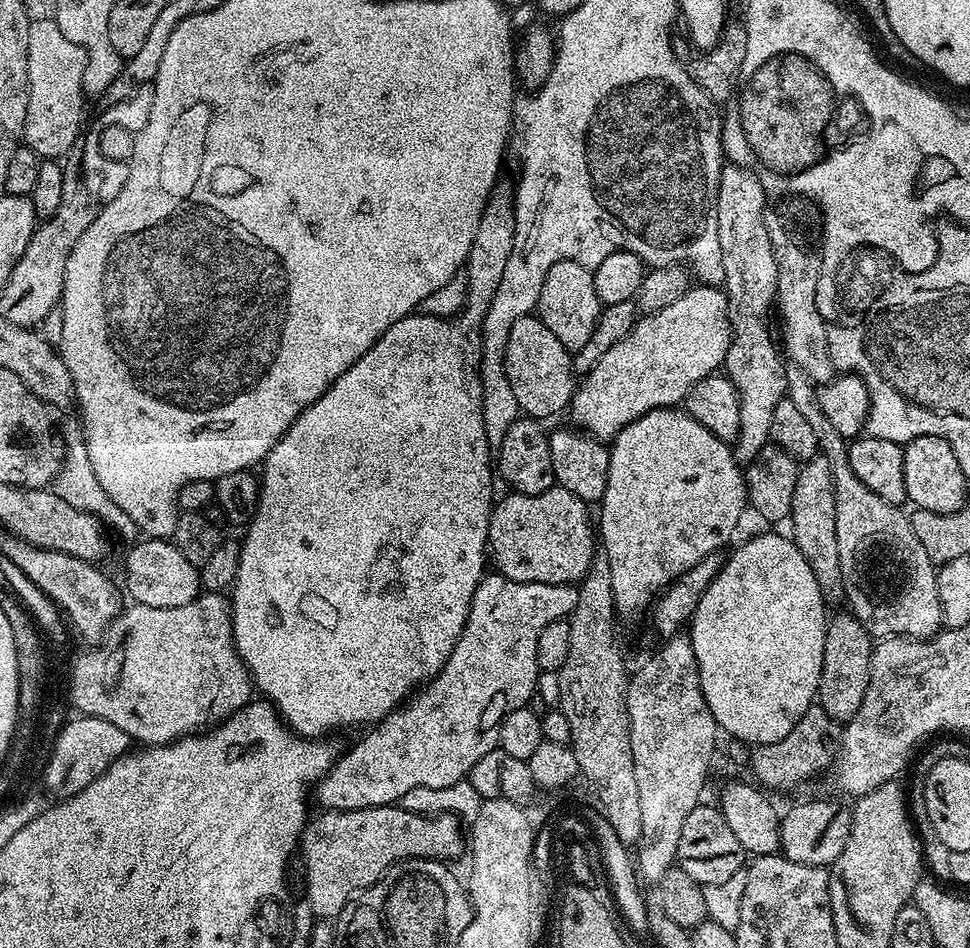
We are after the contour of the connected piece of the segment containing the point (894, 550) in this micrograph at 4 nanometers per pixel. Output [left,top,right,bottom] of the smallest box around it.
[785,365,942,640]

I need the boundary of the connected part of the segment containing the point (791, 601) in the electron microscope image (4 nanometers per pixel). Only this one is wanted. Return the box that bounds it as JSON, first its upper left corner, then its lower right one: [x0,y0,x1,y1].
[690,532,830,746]

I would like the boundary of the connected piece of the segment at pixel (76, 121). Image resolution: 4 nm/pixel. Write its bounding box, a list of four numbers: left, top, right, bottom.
[23,18,88,158]

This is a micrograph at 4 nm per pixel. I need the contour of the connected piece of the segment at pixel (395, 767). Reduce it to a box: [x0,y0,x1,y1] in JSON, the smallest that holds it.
[314,574,578,812]

